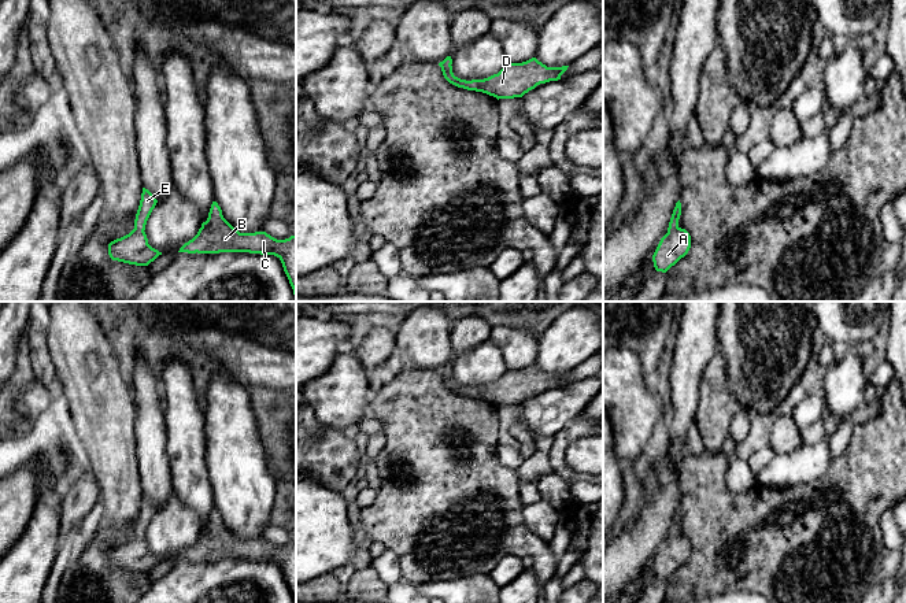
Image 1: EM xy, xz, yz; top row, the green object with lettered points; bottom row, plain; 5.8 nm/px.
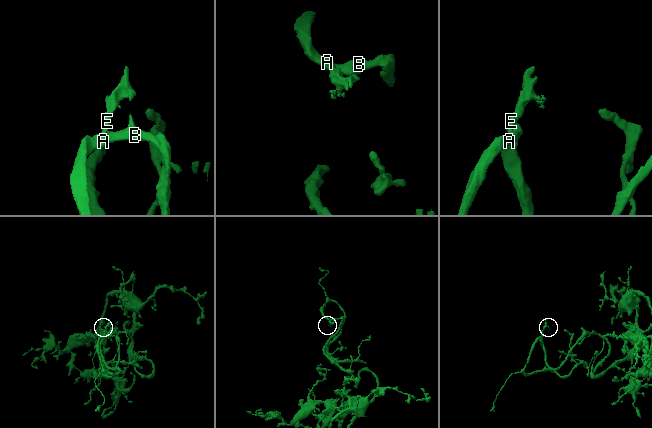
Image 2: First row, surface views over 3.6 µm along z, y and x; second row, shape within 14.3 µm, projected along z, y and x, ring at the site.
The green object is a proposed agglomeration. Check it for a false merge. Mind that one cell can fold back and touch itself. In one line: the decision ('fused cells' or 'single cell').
single cell

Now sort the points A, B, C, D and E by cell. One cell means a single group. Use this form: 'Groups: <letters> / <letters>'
Groups: A B C D E

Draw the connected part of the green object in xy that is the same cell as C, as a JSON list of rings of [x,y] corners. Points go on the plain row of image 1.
[[[212,508],[208,525],[201,530],[197,541],[185,550],[178,559],[249,559],[274,562],[281,567],[296,603],[296,541],[285,547],[277,547],[266,539],[240,540],[223,525],[217,508]]]

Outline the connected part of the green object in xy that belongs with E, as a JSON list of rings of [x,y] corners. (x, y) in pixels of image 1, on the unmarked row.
[[[143,495],[140,513],[134,526],[134,536],[129,541],[108,551],[108,562],[112,567],[136,573],[148,573],[162,562],[162,559],[148,551],[144,539],[147,528],[156,510],[158,507],[154,502],[148,496]]]

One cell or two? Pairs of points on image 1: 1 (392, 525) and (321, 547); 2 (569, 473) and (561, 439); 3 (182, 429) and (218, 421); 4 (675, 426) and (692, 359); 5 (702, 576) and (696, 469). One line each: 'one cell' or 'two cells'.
1: two cells
2: one cell
3: two cells
4: one cell
5: one cell

